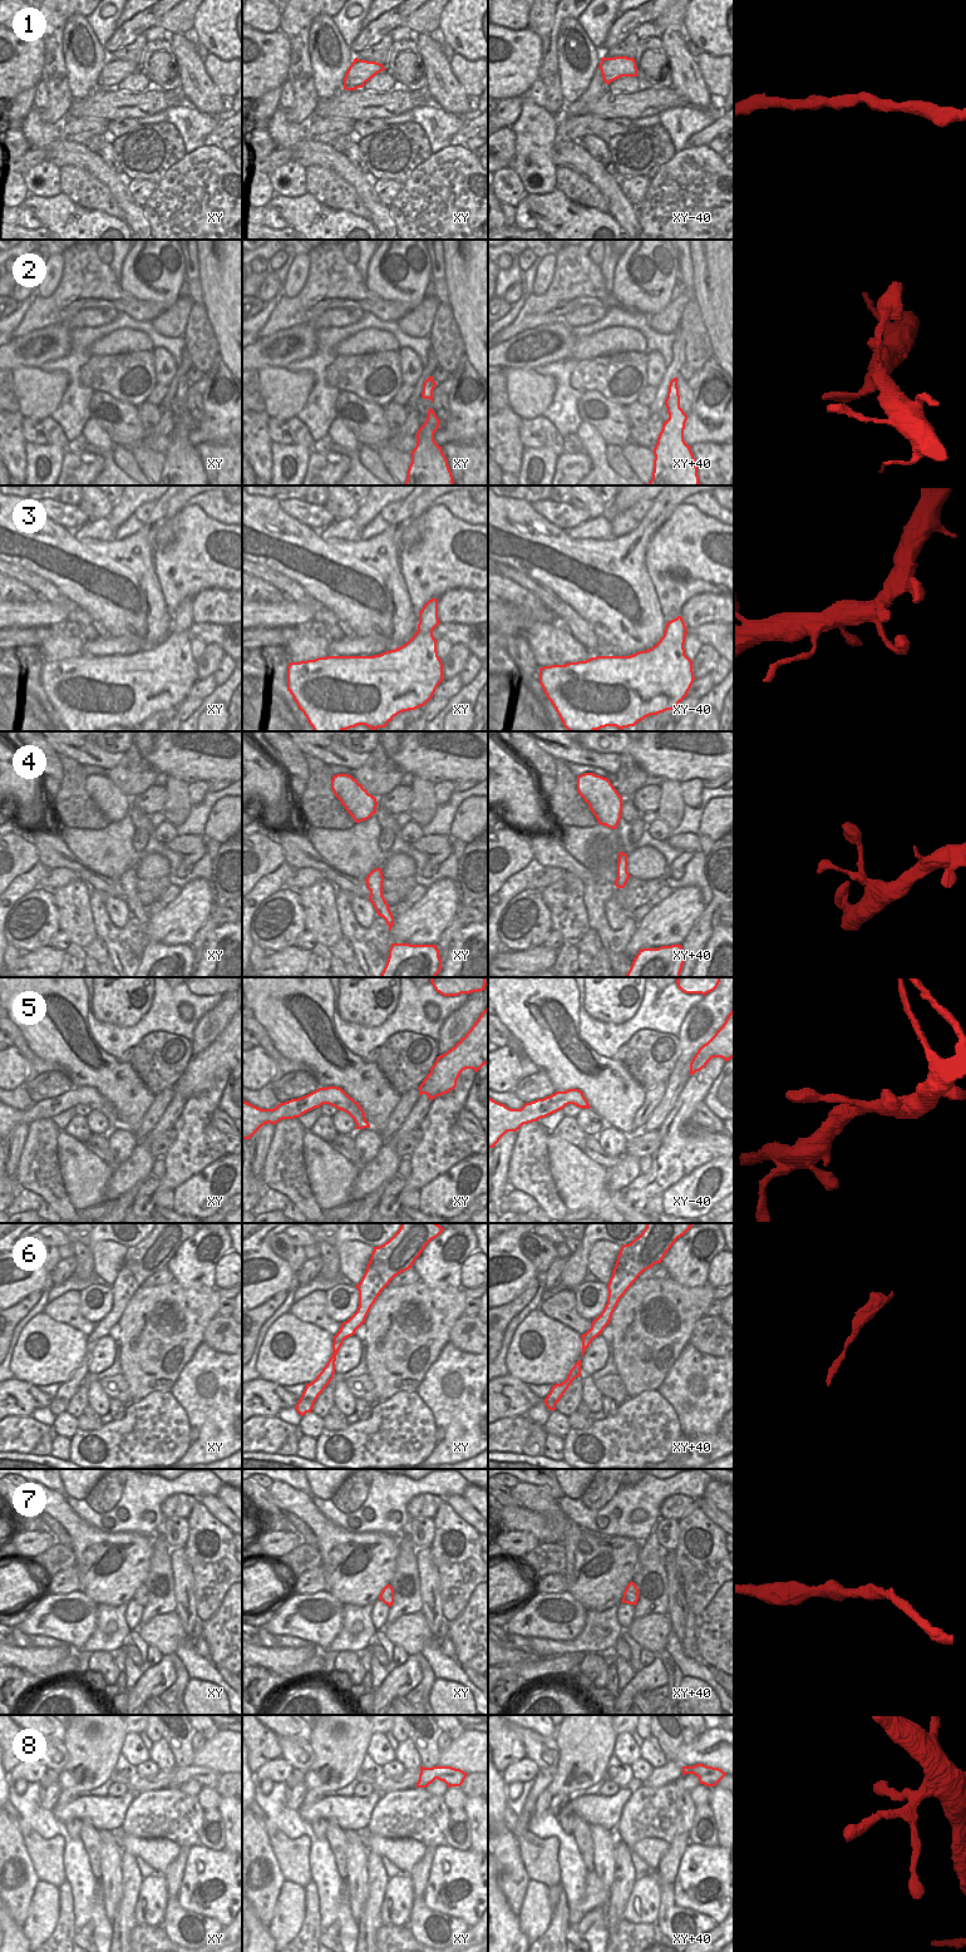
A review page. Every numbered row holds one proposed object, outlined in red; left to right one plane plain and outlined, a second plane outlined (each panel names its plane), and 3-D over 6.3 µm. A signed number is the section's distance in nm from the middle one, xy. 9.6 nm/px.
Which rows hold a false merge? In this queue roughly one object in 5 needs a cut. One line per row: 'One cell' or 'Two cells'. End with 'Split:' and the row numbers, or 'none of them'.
1: One cell
2: One cell
3: One cell
4: One cell
5: One cell
6: One cell
7: One cell
8: One cell
Split: none of them

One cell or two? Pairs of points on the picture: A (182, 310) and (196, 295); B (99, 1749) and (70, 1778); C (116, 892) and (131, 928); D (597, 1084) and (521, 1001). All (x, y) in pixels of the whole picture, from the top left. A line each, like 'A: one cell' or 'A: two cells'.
A: two cells
B: one cell
C: two cells
D: one cell

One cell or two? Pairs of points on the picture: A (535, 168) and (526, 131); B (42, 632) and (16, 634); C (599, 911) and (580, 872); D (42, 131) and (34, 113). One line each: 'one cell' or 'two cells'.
A: one cell
B: one cell
C: two cells
D: one cell

